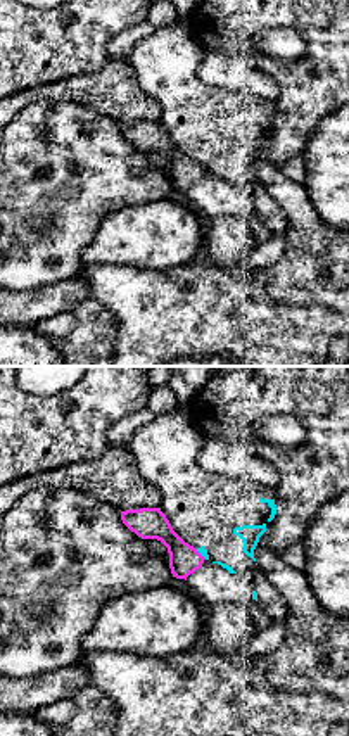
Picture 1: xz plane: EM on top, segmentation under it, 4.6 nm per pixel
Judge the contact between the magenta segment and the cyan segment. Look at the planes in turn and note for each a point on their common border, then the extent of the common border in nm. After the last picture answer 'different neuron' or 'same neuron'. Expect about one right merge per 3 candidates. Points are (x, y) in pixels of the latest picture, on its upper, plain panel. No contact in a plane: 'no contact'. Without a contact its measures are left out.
contact (199, 166); length 70 nm

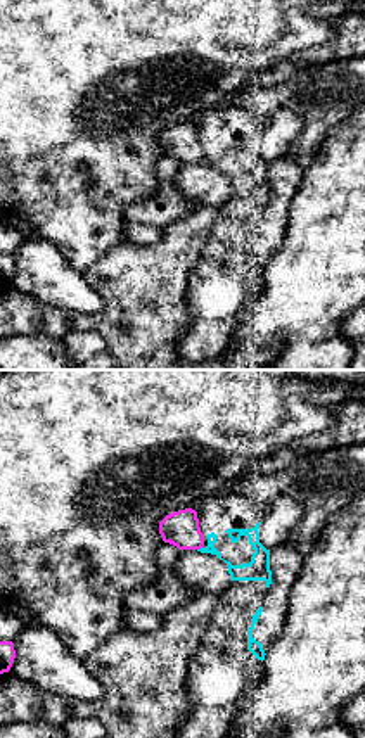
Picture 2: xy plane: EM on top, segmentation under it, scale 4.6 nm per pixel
contact (199, 161); length 40 nm

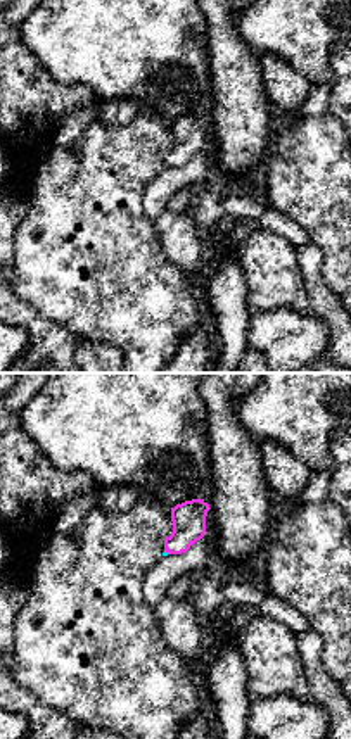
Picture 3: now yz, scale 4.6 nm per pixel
contact (168, 164); length 40 nm

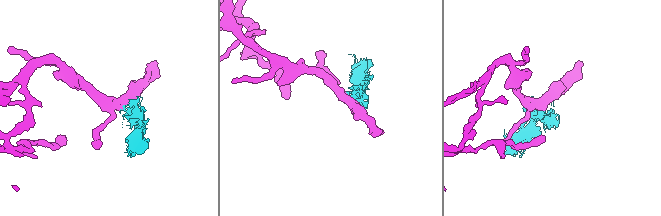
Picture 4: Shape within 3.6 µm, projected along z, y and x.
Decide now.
different neuron

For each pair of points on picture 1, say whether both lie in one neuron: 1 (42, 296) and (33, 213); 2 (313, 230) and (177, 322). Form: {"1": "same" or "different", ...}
{"1": "different", "2": "same"}

